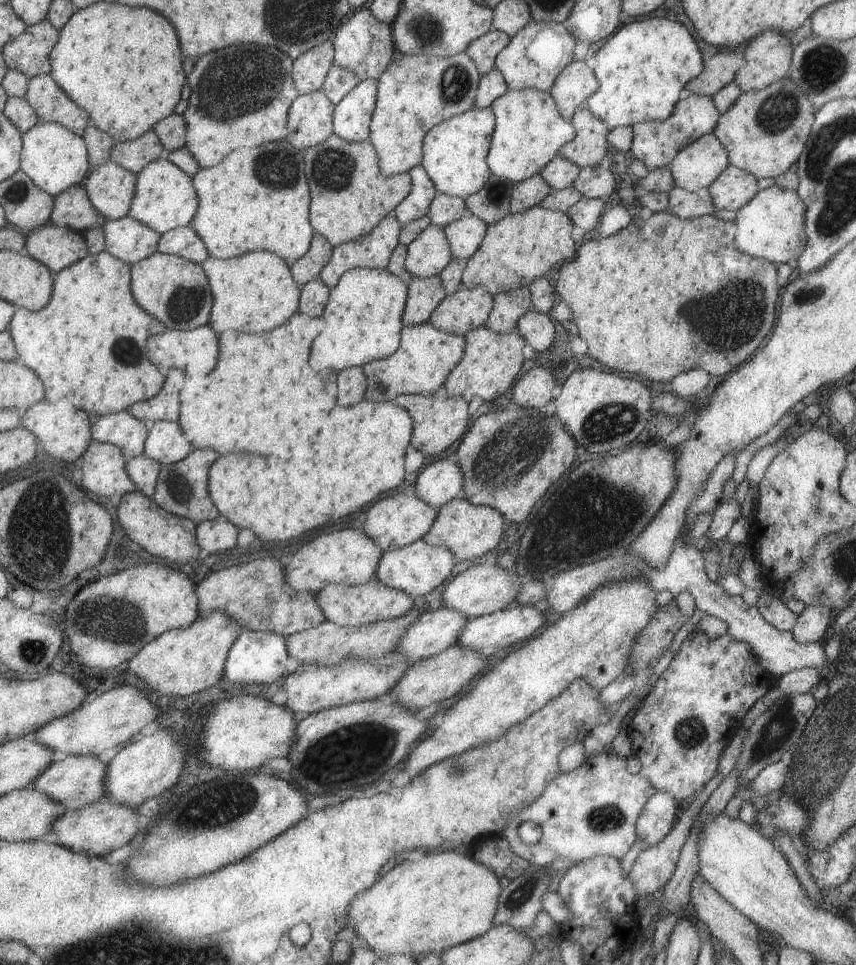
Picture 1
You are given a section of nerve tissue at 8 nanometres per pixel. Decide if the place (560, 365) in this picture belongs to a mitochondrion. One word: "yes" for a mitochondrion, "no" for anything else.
no

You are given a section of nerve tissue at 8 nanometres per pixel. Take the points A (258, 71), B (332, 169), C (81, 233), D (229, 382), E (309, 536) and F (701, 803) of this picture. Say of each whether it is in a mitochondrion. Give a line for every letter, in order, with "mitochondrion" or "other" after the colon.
A: mitochondrion
B: mitochondrion
C: other
D: other
E: other
F: other

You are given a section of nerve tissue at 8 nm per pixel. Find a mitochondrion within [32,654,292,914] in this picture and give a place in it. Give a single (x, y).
(225, 804)

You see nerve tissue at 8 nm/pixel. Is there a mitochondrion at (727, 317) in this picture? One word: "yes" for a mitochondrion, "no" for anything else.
yes

